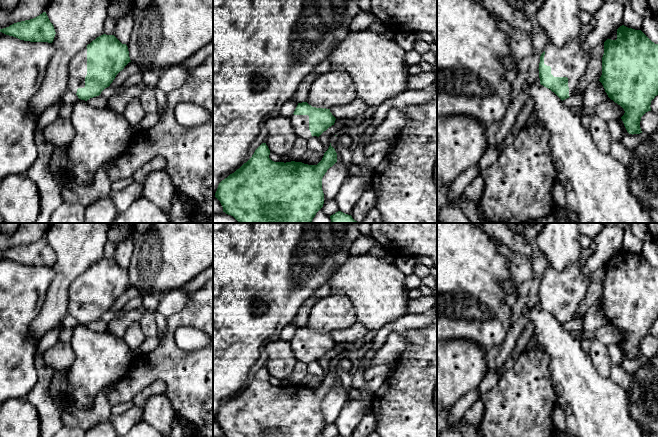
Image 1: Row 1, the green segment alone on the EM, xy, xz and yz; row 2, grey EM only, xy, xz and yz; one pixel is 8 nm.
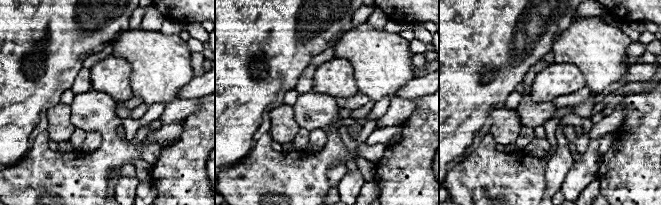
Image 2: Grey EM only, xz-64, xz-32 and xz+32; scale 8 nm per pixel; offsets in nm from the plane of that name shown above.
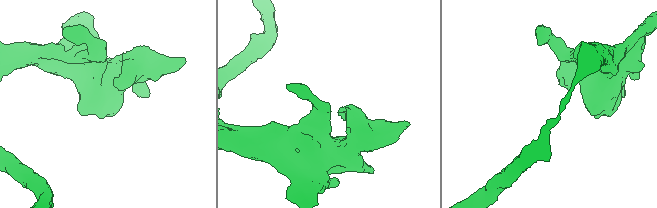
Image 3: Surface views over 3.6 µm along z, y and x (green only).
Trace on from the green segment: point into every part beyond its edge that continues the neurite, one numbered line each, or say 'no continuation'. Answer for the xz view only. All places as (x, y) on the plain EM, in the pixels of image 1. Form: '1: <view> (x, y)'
1: xz (300, 347)

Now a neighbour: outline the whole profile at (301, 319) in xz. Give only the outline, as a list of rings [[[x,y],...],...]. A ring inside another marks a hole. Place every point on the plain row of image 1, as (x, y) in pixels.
[[[309,297],[299,308],[297,315],[294,319],[294,324],[297,327],[306,326],[310,316],[311,308],[319,301],[319,298]]]

